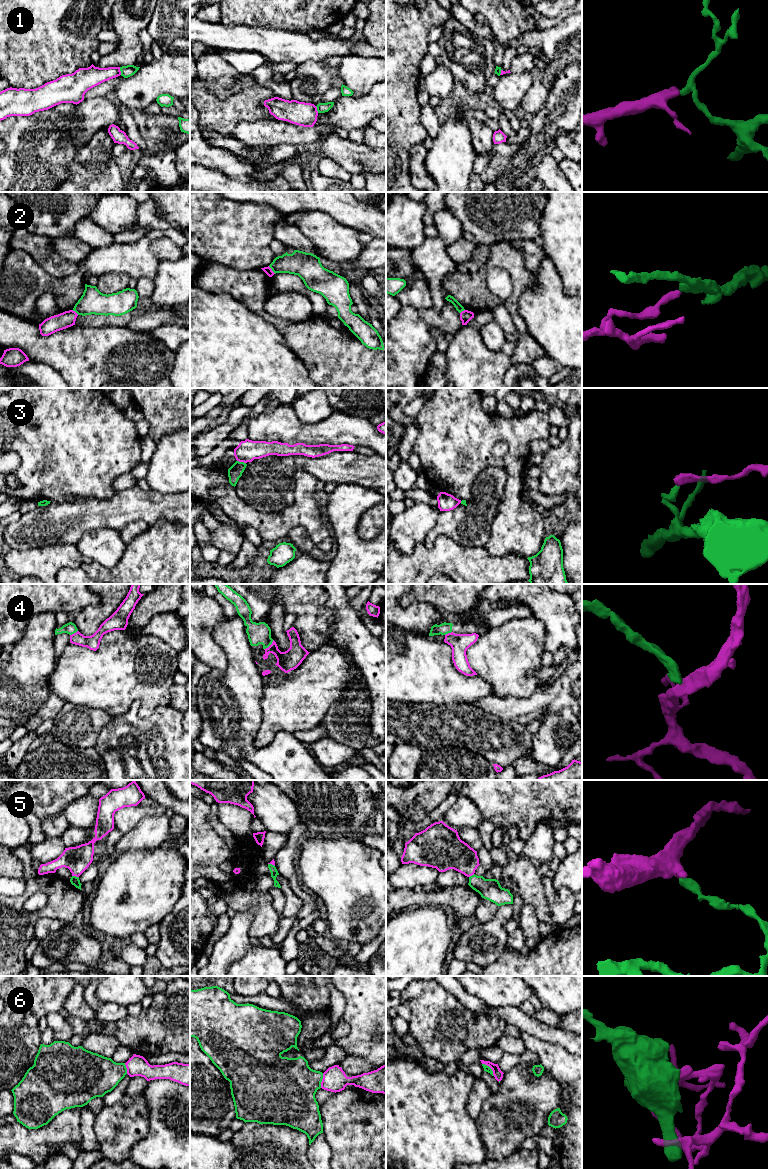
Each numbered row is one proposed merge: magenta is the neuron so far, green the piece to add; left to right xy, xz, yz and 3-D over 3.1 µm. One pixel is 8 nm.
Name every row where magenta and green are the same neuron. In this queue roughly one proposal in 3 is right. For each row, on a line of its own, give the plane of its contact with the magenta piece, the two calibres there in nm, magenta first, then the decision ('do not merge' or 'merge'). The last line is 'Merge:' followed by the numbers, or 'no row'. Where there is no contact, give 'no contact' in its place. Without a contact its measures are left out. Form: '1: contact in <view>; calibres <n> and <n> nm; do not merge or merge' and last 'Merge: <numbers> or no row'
1: contact in xy; calibres 160 and 100 nm; do not merge
2: contact in xz; calibres 60 and 200 nm; do not merge
3: contact in xz; calibres 170 and 110 nm; do not merge
4: contact in xz; calibres 160 and 180 nm; do not merge
5: contact in xy; calibres 220 and 70 nm; do not merge
6: contact in yz; calibres 80 and 50 nm; do not merge
Merge: no row

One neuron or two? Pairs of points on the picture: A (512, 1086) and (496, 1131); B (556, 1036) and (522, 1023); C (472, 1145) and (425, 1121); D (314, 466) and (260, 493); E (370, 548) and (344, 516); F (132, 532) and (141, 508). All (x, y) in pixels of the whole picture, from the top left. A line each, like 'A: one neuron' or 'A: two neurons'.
A: one neuron
B: one neuron
C: one neuron
D: one neuron
E: one neuron
F: two neurons

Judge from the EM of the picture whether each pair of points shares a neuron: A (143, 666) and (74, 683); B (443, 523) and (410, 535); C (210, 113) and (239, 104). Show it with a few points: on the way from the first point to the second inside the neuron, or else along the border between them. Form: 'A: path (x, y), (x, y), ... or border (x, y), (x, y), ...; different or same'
A: path (126, 669), (112, 678), (91, 678); same
B: border (441, 511), (435, 525), (423, 542); different
C: path (217, 113), (226, 113), (232, 109); same

